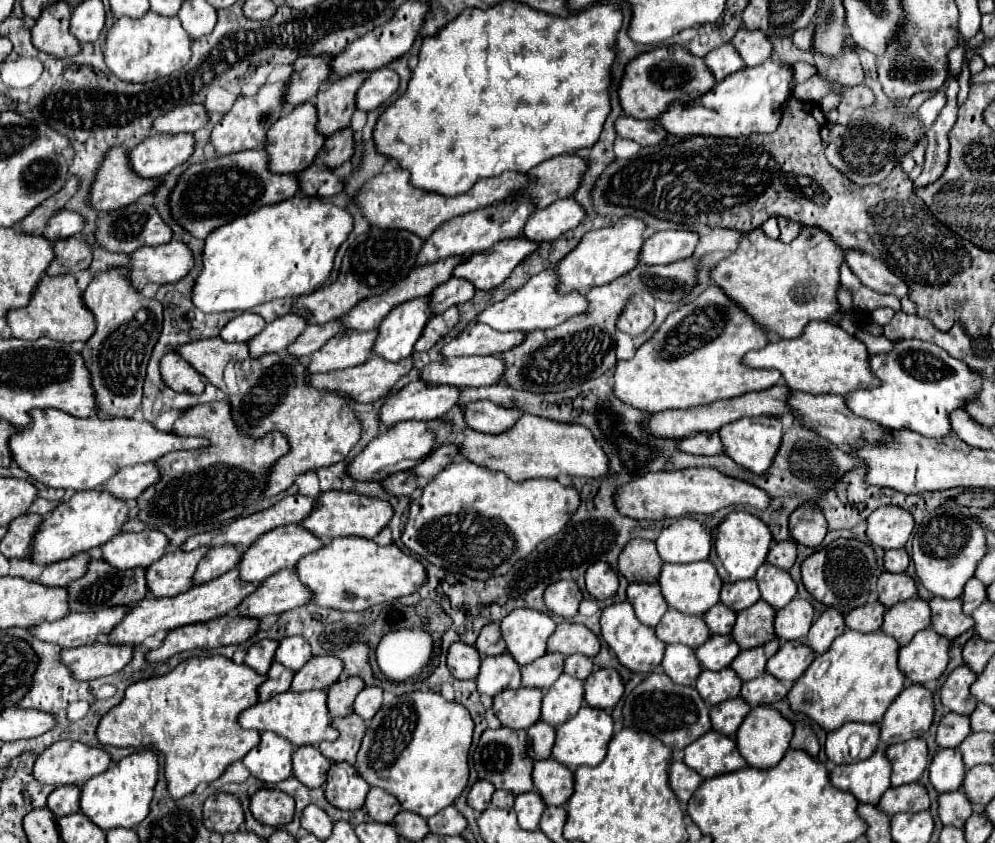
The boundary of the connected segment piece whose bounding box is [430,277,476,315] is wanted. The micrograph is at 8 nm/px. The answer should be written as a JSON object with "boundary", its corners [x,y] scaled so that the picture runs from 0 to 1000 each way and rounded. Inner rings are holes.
{"boundary":[[[450,331],[448,336],[440,338],[434,350],[432,350],[432,367],[436,374],[444,371],[446,367],[454,364],[454,362],[462,362],[464,357],[472,357],[472,352],[476,350],[476,340],[472,340],[470,333],[464,331]]]}

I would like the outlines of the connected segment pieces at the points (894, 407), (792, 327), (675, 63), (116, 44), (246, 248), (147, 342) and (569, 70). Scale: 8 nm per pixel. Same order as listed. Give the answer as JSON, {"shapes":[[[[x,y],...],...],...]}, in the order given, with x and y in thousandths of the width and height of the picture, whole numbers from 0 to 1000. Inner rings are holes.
{"shapes":[[[[923,402],[903,405],[894,419],[874,421],[874,440],[884,450],[884,459],[858,464],[850,471],[852,485],[868,497],[894,509],[915,509],[929,518],[949,518],[955,514],[955,488],[969,483],[969,476],[983,464],[983,442],[971,438],[971,431],[955,423],[947,412]]],[[[760,269],[752,274],[750,291],[752,293],[748,295],[744,284],[742,295],[714,321],[714,333],[756,376],[760,386],[772,395],[796,402],[802,400],[814,381],[832,381],[834,374],[844,367],[840,350],[846,302],[842,302],[834,279],[826,276],[826,272],[806,272],[796,288],[786,288],[784,284],[774,284]],[[754,291],[760,291],[758,305],[752,302]]],[[[683,53],[661,56],[637,68],[627,79],[627,89],[621,101],[621,117],[629,139],[637,139],[633,134],[639,134],[643,136],[641,141],[659,141],[671,129],[673,122],[697,120],[710,108],[714,108],[718,101],[720,96],[718,91],[714,91],[714,84],[710,84],[710,77],[706,70],[693,68],[693,63],[689,63],[689,58]],[[645,134],[655,134],[659,139],[653,139],[653,136],[645,139]]],[[[149,13],[141,23],[133,23],[133,20],[117,23],[113,34],[107,39],[105,72],[109,82],[123,96],[147,98],[147,96],[155,96],[161,87],[163,91],[167,91],[177,82],[183,82],[193,68],[191,51],[193,46],[181,30],[179,20],[163,20],[159,15]]],[[[304,229],[279,243],[267,243],[245,257],[239,257],[215,272],[207,281],[203,298],[203,321],[195,331],[193,340],[193,359],[205,371],[249,369],[273,355],[302,352],[314,348],[320,338],[324,338],[330,331],[336,302],[340,293],[348,286],[352,274],[354,274],[354,255],[348,248],[338,246],[336,241],[328,241],[320,234],[308,234]]],[[[123,319],[98,324],[82,348],[84,362],[96,381],[96,395],[86,405],[86,435],[96,471],[96,490],[109,495],[133,495],[141,483],[143,454],[151,419],[163,390],[163,362],[143,352],[125,329]]],[[[505,1],[488,13],[484,11],[466,11],[456,25],[452,25],[448,32],[444,32],[438,42],[426,44],[422,56],[422,72],[420,79],[414,84],[414,91],[410,96],[410,106],[402,117],[398,117],[378,144],[376,151],[376,172],[378,179],[398,189],[400,196],[408,203],[412,203],[412,219],[436,227],[442,231],[460,231],[468,229],[478,215],[488,210],[498,210],[507,203],[519,203],[519,205],[531,205],[541,193],[561,186],[565,181],[577,181],[587,174],[595,174],[597,167],[601,167],[605,158],[605,148],[613,134],[611,122],[611,101],[613,101],[613,79],[617,75],[617,53],[619,53],[619,39],[625,30],[623,11],[618,5],[602,4],[587,11],[579,18],[565,20],[553,20],[545,13],[537,13],[531,6],[517,4],[517,1]]]]}

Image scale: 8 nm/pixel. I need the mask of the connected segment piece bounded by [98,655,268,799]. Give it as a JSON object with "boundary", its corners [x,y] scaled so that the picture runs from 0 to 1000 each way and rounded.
{"boundary":[[[189,779],[171,798],[161,803],[143,805],[127,817],[125,829],[113,839],[98,860],[98,879],[115,886],[149,886],[167,898],[167,924],[171,943],[183,948],[203,929],[217,926],[225,912],[241,903],[251,888],[261,881],[259,867],[249,867],[239,860],[239,848],[259,832],[259,815],[267,808],[267,801],[259,801],[249,789],[237,789],[233,782],[213,779]]]}

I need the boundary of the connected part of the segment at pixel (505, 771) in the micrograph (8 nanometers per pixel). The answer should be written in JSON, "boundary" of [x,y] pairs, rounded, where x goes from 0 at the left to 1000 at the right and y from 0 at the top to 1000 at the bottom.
{"boundary":[[[503,862],[498,867],[488,865],[480,879],[480,886],[476,891],[476,910],[482,919],[482,924],[488,924],[498,931],[498,936],[509,936],[519,943],[535,938],[535,907],[537,900],[533,898],[533,884],[529,867],[517,867],[511,862]]]}

